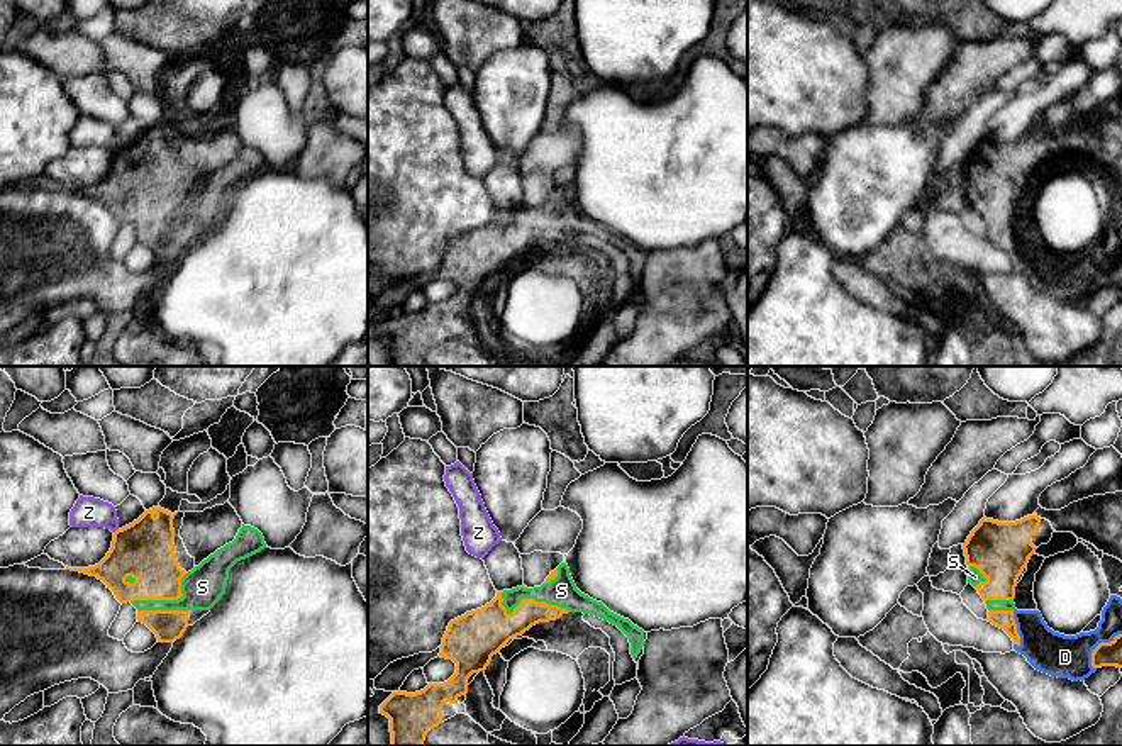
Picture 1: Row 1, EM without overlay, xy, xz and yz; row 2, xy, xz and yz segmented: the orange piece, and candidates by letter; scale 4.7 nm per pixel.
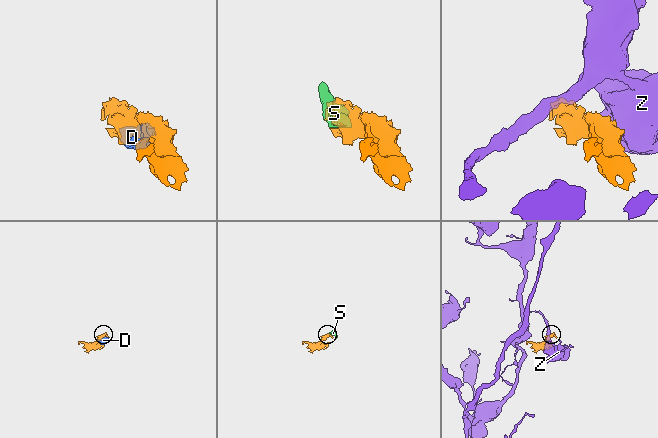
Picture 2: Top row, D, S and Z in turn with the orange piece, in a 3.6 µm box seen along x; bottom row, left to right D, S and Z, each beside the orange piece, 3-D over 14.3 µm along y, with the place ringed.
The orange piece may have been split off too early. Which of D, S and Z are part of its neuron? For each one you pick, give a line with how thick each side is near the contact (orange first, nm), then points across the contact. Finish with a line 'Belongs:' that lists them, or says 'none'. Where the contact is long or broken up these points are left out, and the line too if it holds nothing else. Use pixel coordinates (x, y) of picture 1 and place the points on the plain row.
D: Thickness 90 nm (orange) against 200 nm
S: Thickness 220 nm (orange) against 140 nm
Belongs: D, S

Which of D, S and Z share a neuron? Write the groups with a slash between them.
D S / Z

